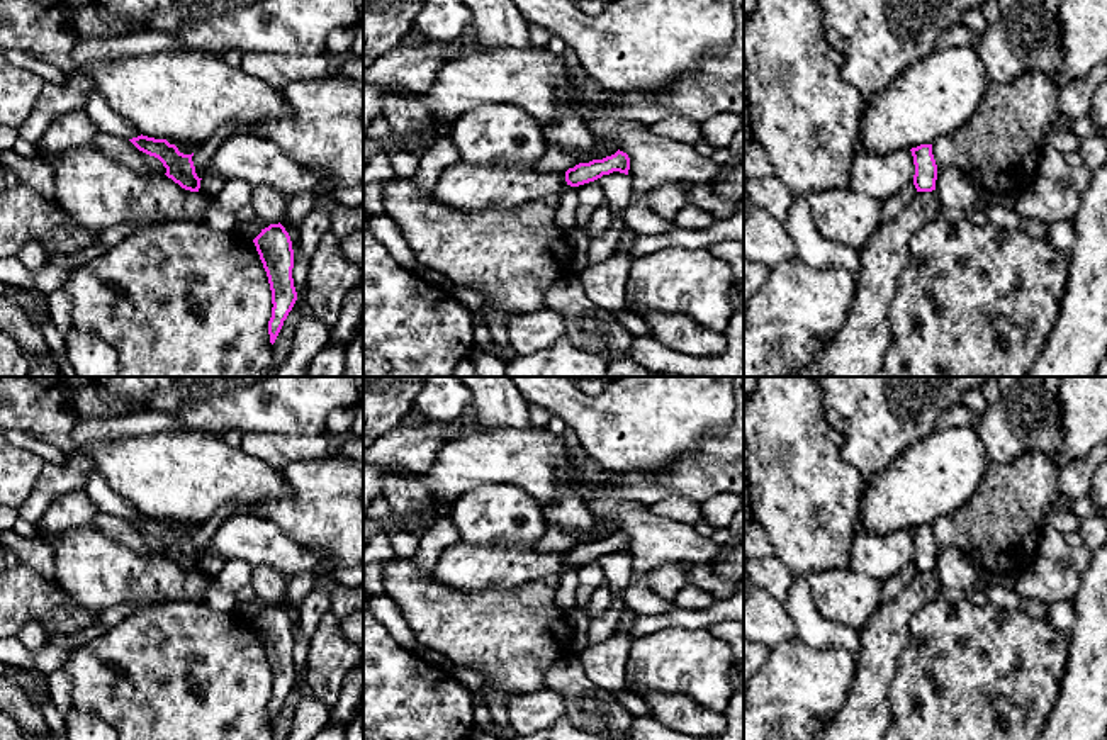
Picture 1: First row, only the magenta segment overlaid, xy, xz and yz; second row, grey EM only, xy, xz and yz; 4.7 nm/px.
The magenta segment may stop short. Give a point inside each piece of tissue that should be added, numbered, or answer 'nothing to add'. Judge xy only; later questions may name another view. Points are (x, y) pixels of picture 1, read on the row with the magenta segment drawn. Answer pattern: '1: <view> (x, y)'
1: xy (97, 109)

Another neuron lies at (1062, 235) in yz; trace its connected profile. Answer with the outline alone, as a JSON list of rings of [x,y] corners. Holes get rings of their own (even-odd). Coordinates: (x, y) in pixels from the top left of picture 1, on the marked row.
[[[1073,219],[1056,221],[1049,226],[1046,239],[1056,248],[1070,255],[1075,241],[1076,229]]]

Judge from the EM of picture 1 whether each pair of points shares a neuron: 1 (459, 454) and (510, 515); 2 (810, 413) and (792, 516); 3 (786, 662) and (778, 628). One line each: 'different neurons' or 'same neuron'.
1: different neurons
2: same neuron
3: different neurons

